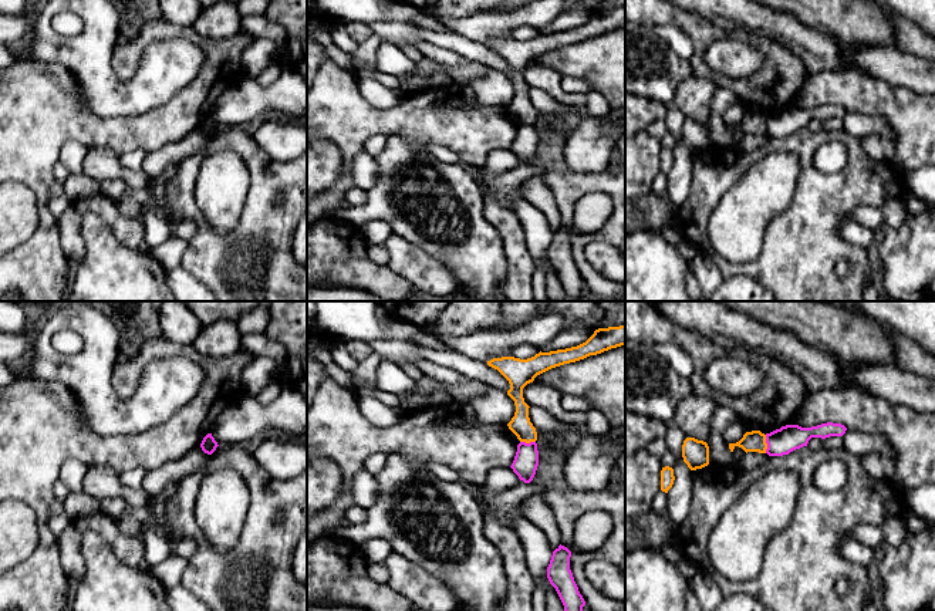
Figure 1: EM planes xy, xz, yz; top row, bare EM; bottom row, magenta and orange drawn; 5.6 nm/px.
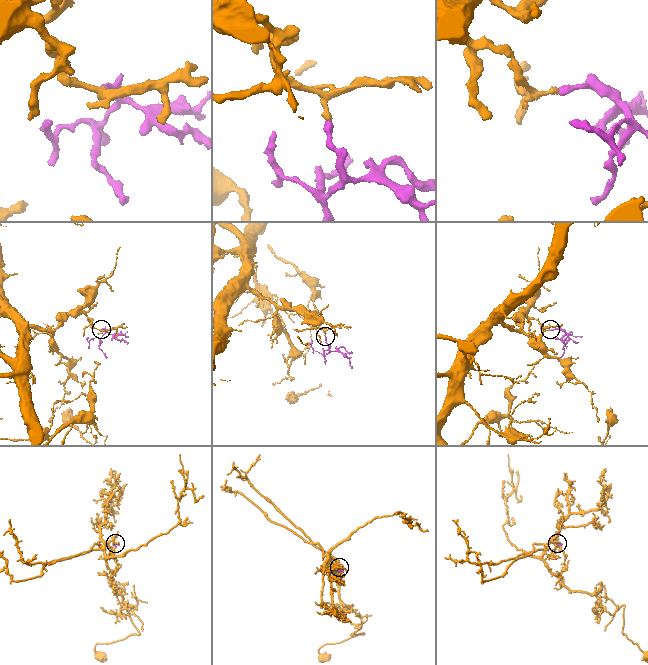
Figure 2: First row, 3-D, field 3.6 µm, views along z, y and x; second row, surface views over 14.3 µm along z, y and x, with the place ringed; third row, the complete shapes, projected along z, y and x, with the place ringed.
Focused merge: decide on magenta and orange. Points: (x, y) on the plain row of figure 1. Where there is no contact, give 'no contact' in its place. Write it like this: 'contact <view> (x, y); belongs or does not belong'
contact yz (766, 124); does not belong

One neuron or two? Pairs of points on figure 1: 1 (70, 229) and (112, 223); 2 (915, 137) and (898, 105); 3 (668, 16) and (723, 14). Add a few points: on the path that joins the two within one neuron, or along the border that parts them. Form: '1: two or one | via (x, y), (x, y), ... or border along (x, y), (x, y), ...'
1: one | via (76, 216), (84, 208), (98, 208), (101, 211)
2: one | via (915, 130), (915, 122), (905, 112)
3: two | border along (701, 14), (729, 33)

